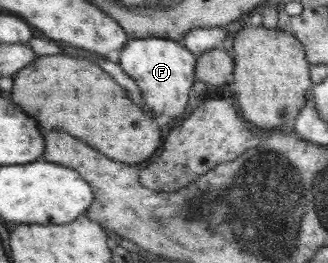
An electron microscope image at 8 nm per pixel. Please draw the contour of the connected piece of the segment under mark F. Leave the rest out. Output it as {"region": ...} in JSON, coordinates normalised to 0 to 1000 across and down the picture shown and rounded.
{"region":[[[442,144],[442,152],[405,152],[393,160],[375,190],[369,190],[369,221],[363,243],[375,251],[381,281],[393,281],[430,357],[436,357],[436,388],[479,433],[497,433],[534,449],[564,433],[570,388],[576,388],[576,350],[582,327],[598,308],[591,289],[595,236],[601,213],[579,190],[570,190],[543,156],[521,148]]]}

